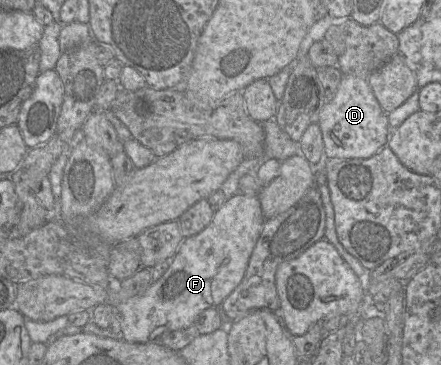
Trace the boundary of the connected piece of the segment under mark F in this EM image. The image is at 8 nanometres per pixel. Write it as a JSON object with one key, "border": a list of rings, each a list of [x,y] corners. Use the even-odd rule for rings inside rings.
{"border":[[[237,192],[228,197],[202,231],[183,239],[170,266],[157,281],[152,282],[142,295],[131,297],[114,307],[122,316],[121,338],[130,343],[159,341],[164,333],[187,328],[193,325],[202,311],[222,304],[243,279],[265,220],[257,195]]]}

